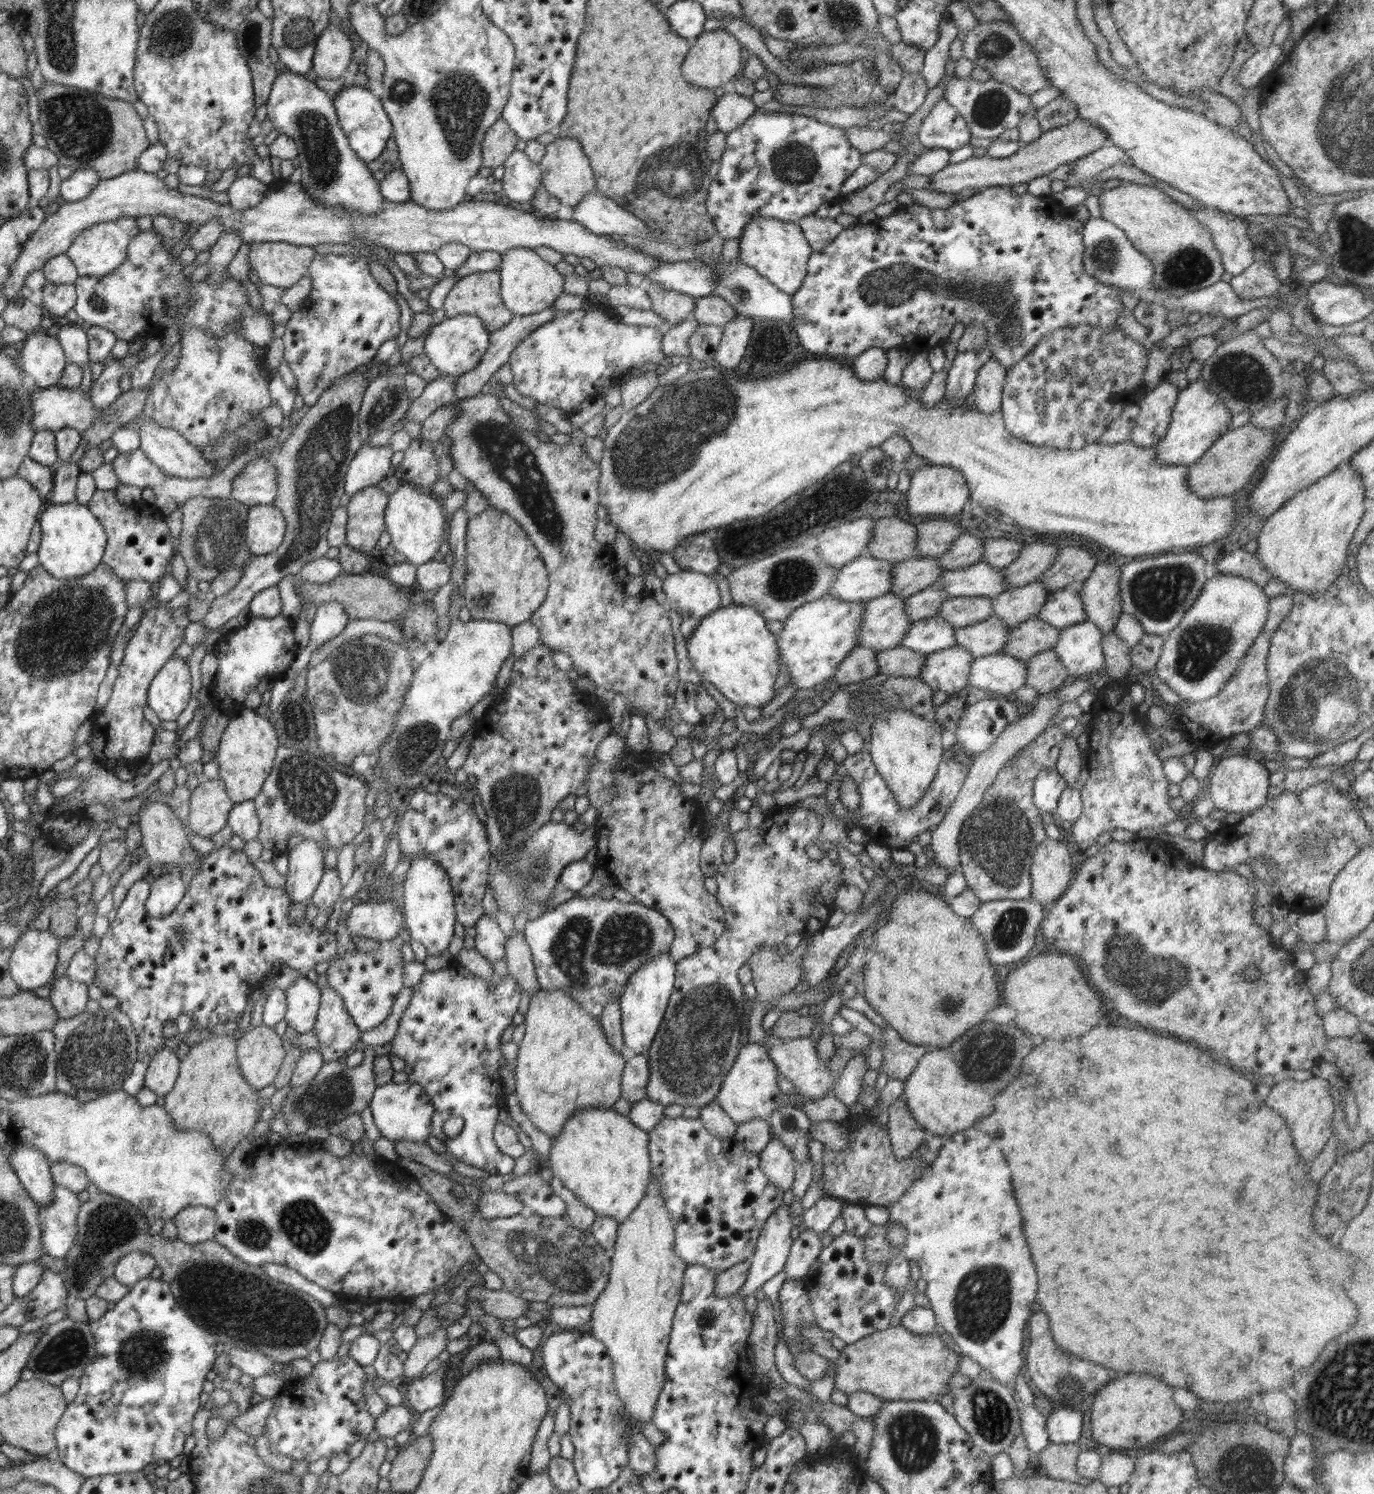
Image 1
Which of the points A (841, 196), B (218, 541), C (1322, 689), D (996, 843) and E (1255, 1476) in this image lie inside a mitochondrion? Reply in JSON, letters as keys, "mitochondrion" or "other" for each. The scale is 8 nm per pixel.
{"A":"other","B":"mitochondrion","C":"mitochondrion","D":"mitochondrion","E":"mitochondrion"}

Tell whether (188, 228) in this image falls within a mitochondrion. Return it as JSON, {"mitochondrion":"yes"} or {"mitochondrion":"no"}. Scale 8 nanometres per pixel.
{"mitochondrion":"no"}

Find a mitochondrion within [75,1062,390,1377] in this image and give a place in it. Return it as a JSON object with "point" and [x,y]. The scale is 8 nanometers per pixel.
{"point":[206,1287]}

